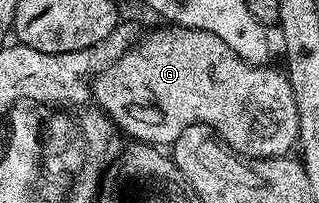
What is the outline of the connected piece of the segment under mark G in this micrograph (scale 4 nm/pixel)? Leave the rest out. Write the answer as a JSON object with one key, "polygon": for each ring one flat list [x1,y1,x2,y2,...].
{"polygon":[[159,26,156,32,151,32,139,45,128,47,119,59,103,69,93,80,93,100,106,115,116,129,124,128,131,135,132,141,140,144,154,144,156,146,174,145,175,139,181,134,181,130,189,130,189,126,194,124,210,124,212,132,235,153,236,156,246,158,248,161,269,160,272,156,286,156,298,145,299,123,297,122,297,102,293,102,293,86,289,86,289,78,286,71,279,72,272,66,256,66,237,58,217,34,209,34,203,30,193,30,192,28,181,28,178,26]]}

